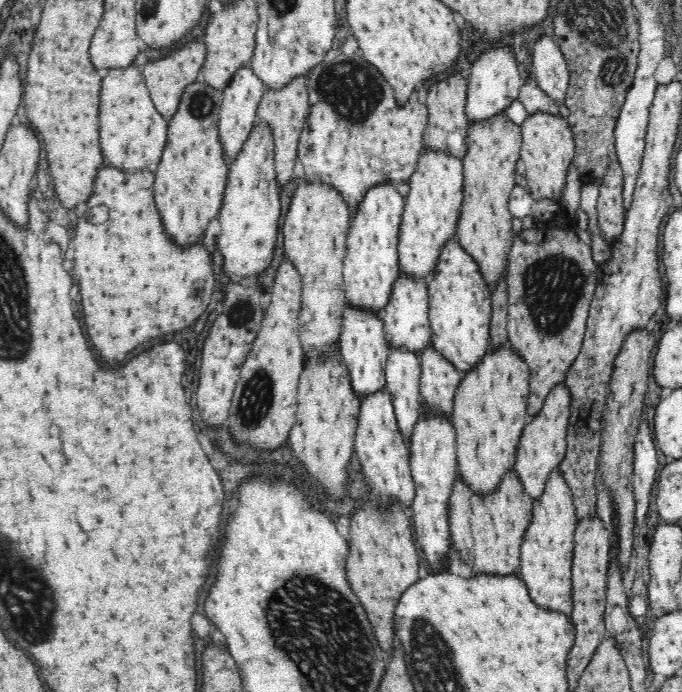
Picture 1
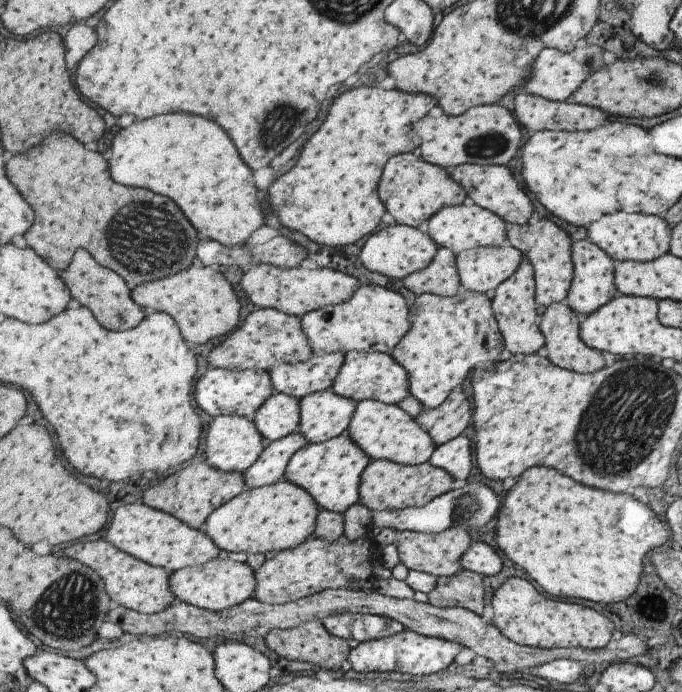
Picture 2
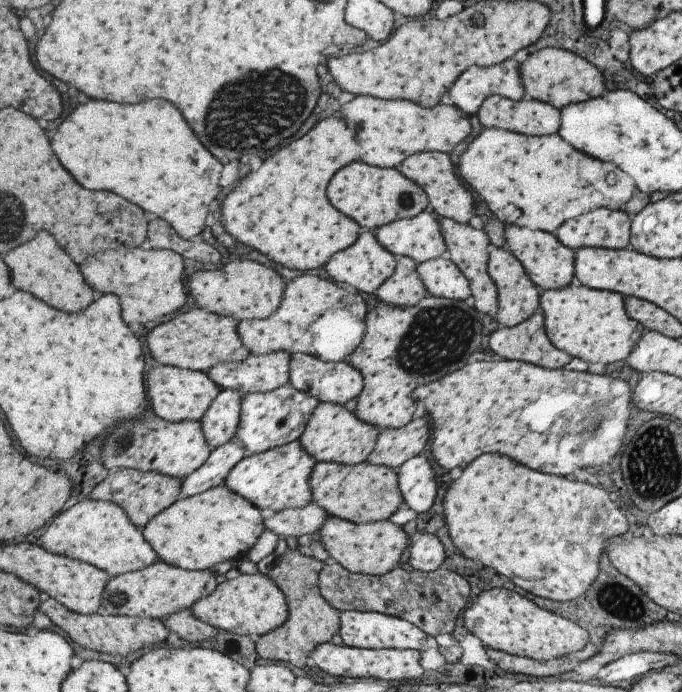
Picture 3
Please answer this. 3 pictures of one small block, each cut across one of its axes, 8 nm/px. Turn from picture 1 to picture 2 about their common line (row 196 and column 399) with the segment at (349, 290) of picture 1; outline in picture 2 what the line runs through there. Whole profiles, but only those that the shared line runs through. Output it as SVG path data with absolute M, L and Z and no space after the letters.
M351 351L347 353L346 362L332 389L341 396L351 397L357 403L365 399L377 399L397 405L411 395L410 388L410 374L392 354L379 351Z

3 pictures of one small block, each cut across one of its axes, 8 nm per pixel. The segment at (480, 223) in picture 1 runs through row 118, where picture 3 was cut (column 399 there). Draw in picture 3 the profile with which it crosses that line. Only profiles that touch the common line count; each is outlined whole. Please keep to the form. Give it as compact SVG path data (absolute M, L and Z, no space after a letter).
M369 461L356 465L318 462L310 483L314 489L313 502L322 506L329 515L354 523L389 520L406 502L400 489L398 471L393 467L374 465Z

